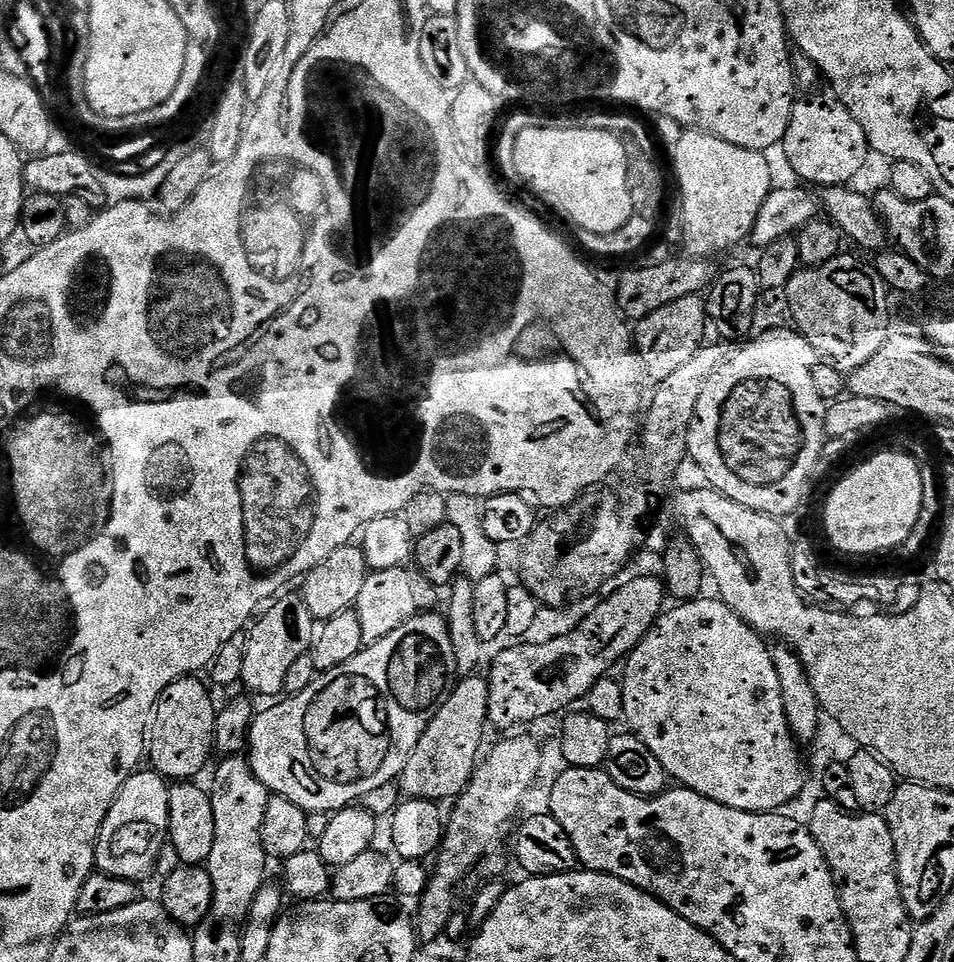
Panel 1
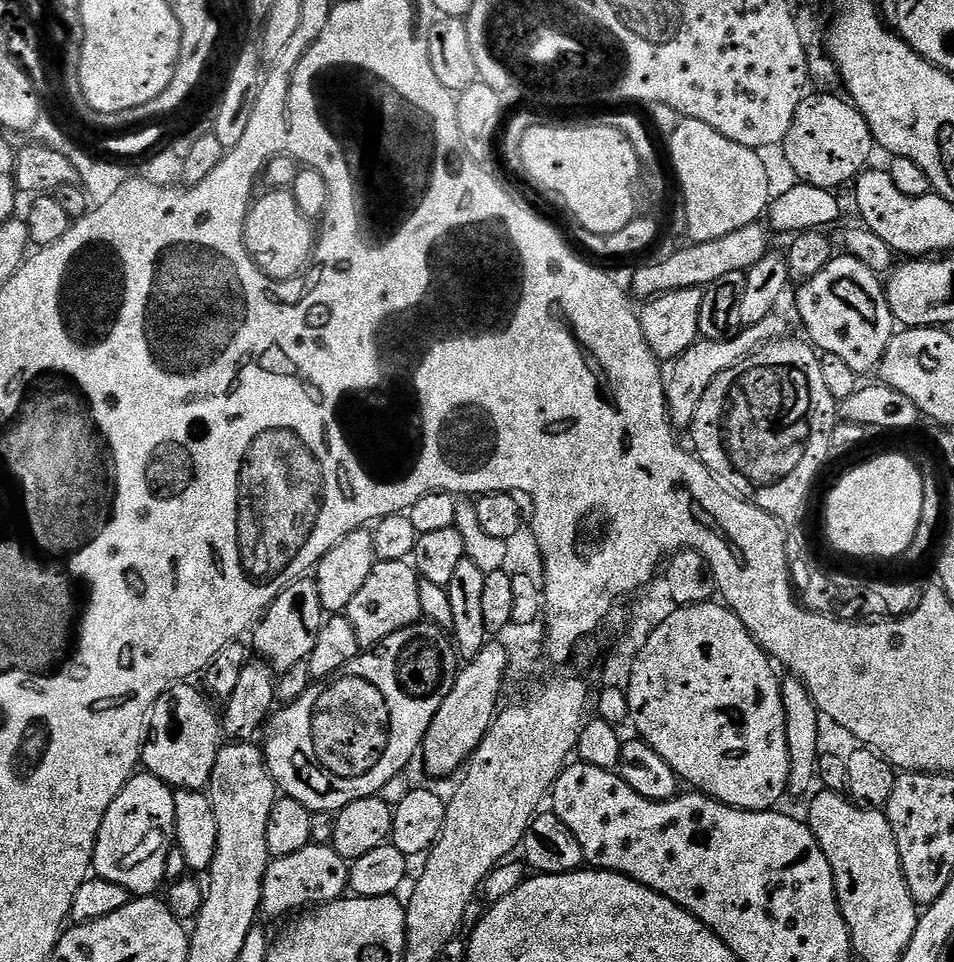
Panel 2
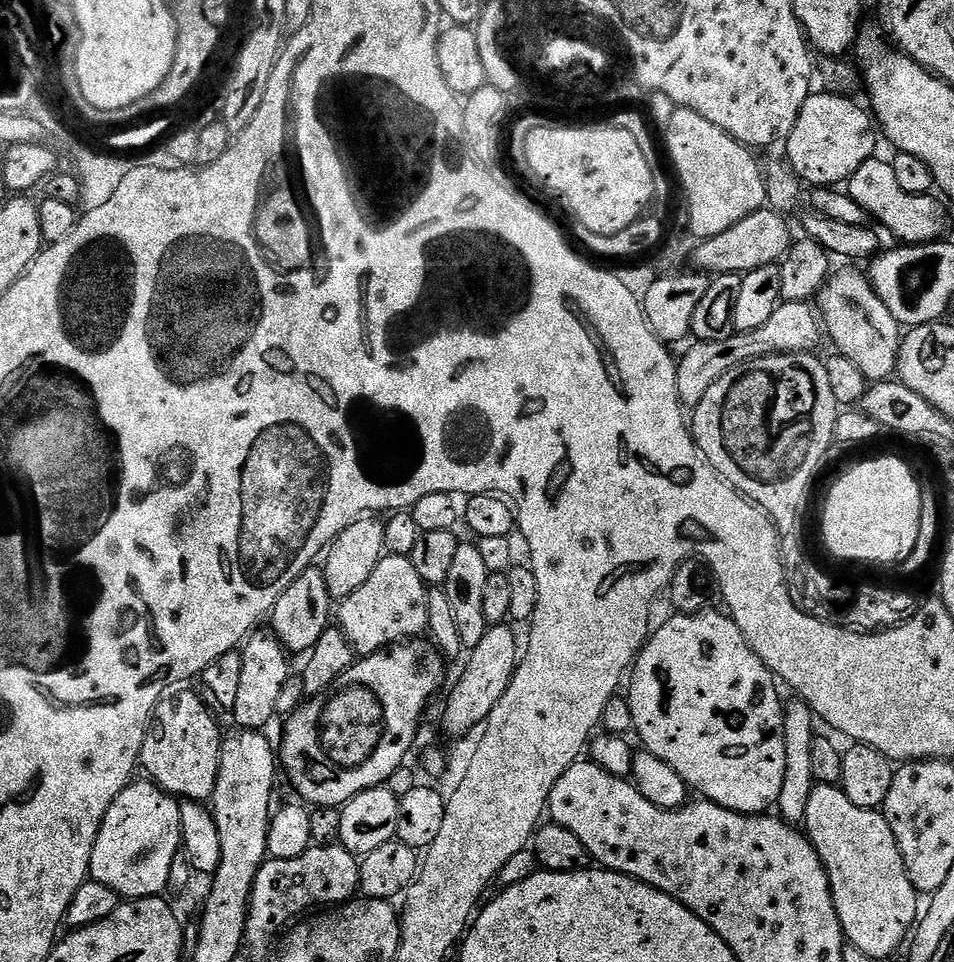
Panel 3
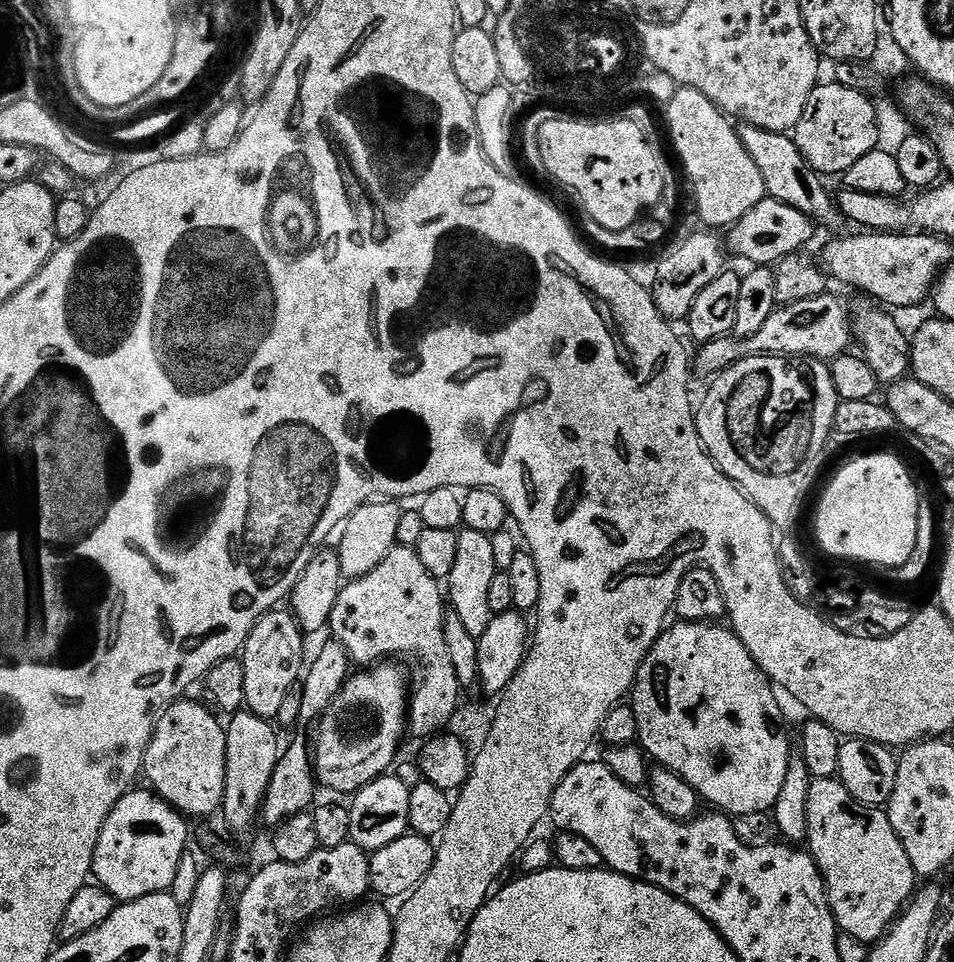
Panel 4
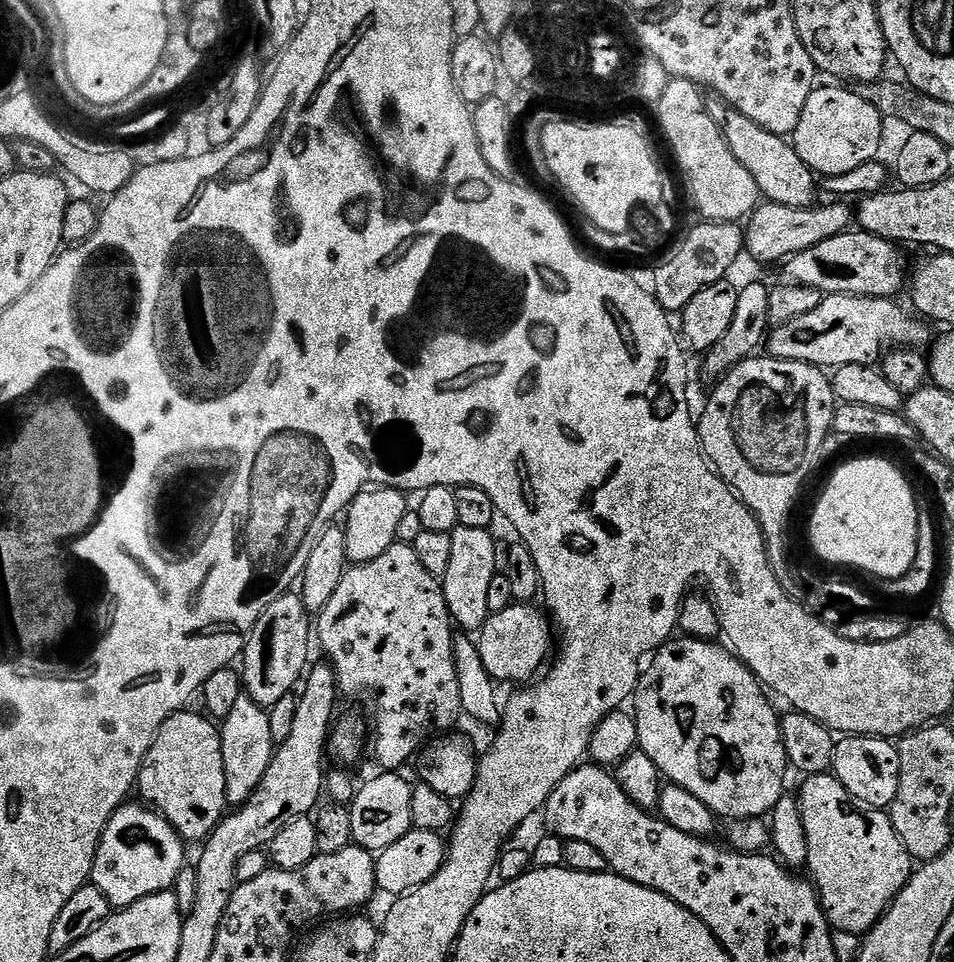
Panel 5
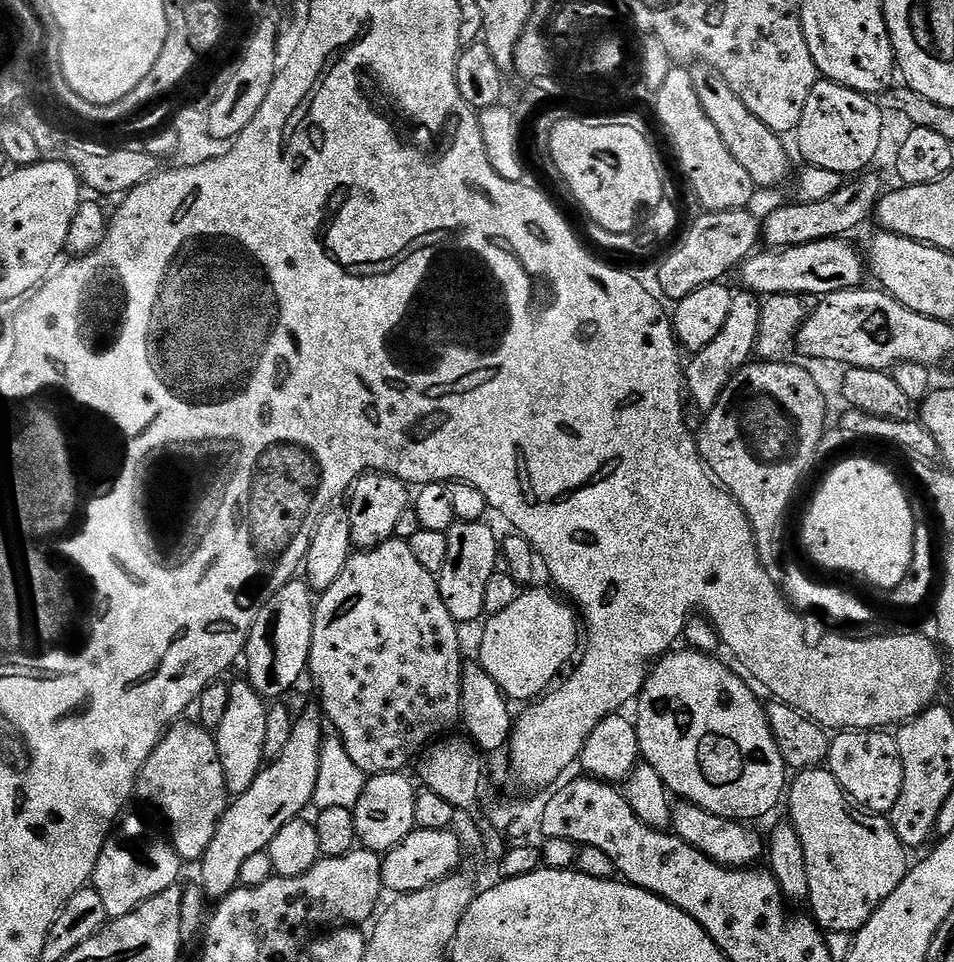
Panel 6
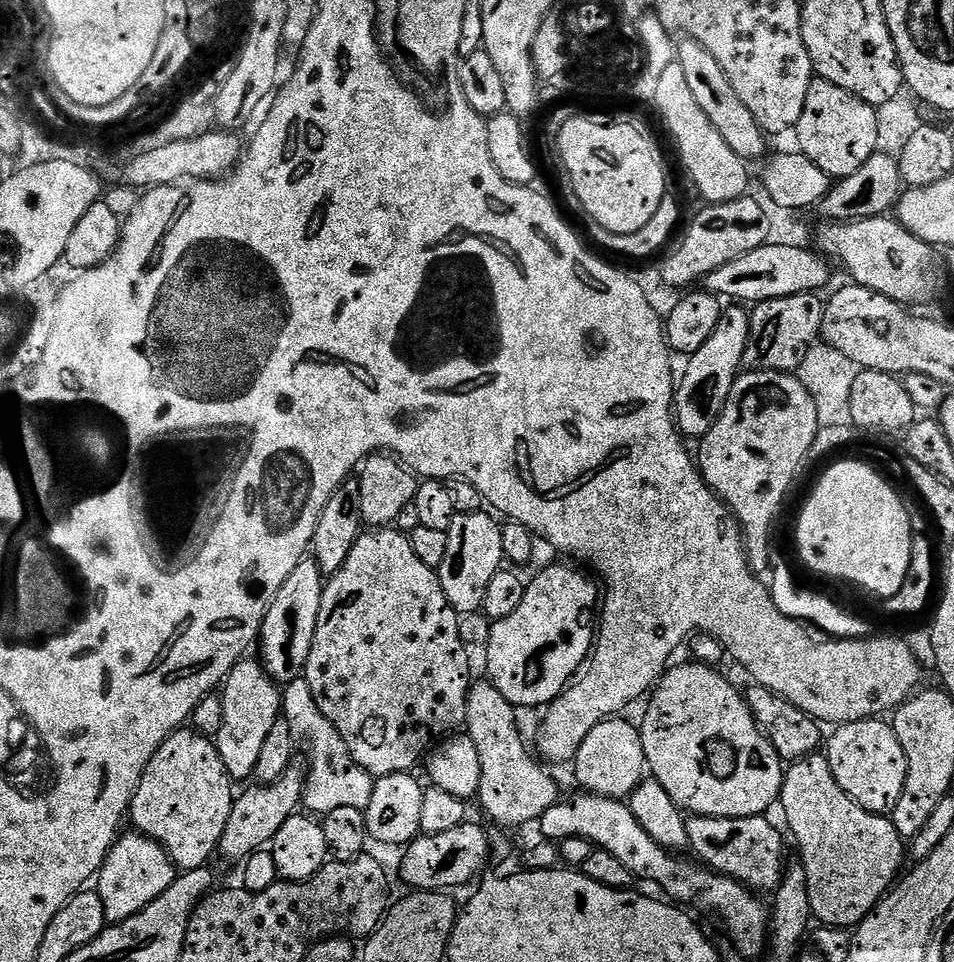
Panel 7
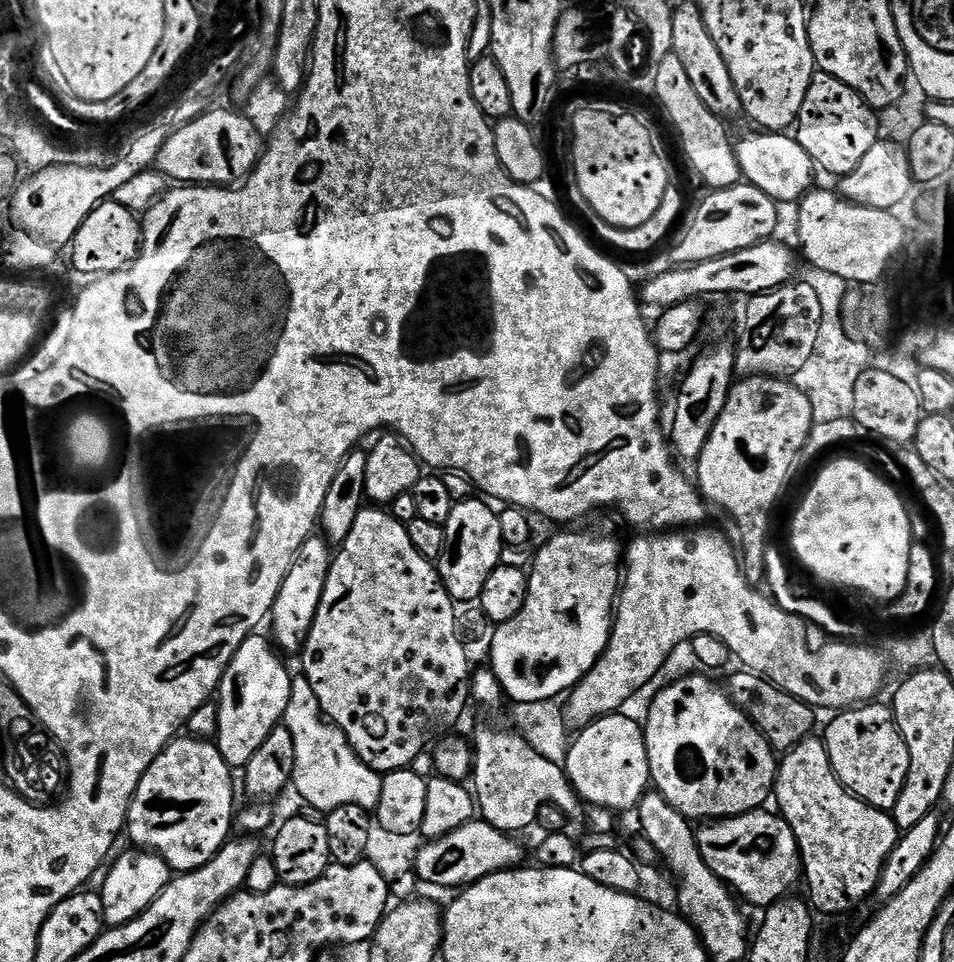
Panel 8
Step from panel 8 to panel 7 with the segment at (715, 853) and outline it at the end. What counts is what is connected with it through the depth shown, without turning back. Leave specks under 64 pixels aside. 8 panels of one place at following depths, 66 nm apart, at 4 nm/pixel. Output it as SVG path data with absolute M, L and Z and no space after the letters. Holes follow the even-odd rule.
M689 815L688 848L696 851L695 859L713 872L737 880L757 894L775 893L784 876L786 855L784 856L783 838L768 819L767 815L750 818Z

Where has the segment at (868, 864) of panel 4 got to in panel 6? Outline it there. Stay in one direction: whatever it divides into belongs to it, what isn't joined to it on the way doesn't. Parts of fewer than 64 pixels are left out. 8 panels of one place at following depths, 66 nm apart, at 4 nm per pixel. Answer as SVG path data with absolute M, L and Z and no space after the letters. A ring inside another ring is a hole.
M827 767L805 768L793 776L786 788L786 808L788 804L790 823L802 838L802 850L806 850L810 915L825 933L855 934L898 890L910 867L909 853L891 823L849 798Z

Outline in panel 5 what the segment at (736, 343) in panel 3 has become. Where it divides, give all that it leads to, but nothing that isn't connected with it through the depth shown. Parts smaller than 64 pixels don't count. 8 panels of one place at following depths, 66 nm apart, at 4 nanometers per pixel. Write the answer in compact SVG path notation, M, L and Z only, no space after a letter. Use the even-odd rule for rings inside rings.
M825 295L814 310L771 329L766 340L767 355L775 360L797 360L821 370L835 370L851 364L875 365L886 349L897 346L927 345L929 325L919 319L911 320L896 302L875 296Z

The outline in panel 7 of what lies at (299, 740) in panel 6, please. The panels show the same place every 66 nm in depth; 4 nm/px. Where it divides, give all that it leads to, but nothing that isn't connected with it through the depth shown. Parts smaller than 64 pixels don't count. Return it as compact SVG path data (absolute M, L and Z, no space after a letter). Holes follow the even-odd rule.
M293 766L282 774L273 784L260 784L256 788L248 788L232 801L230 818L226 822L226 830L220 839L219 855L228 860L243 862L254 852L267 849L271 845L274 834L286 826L291 816L297 815L304 799L306 772L299 766Z

